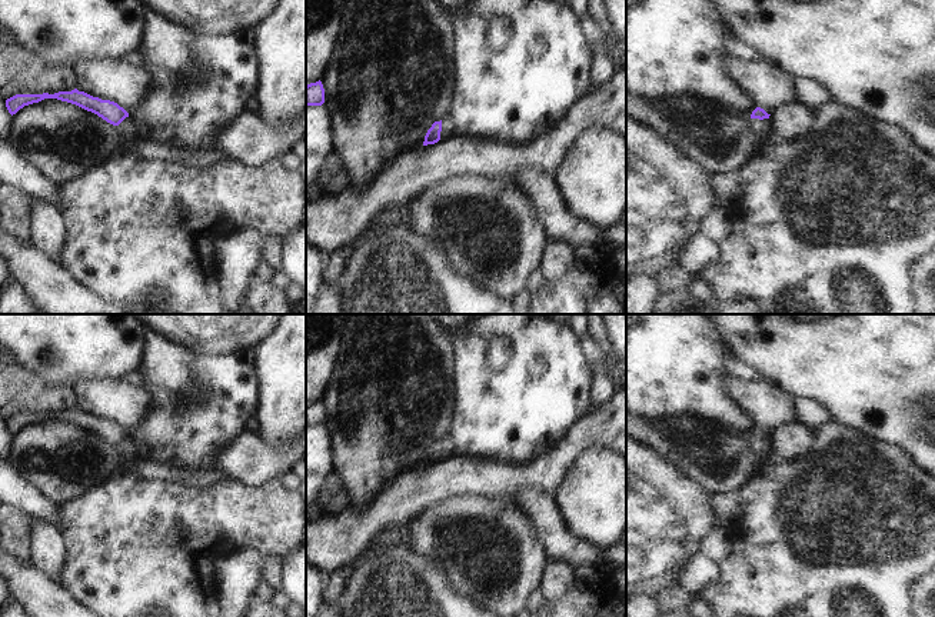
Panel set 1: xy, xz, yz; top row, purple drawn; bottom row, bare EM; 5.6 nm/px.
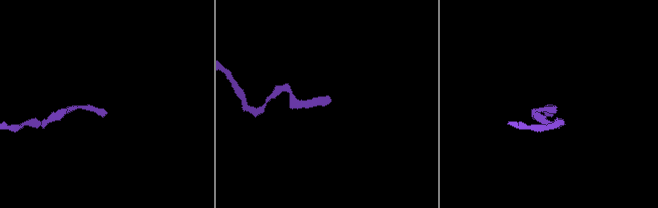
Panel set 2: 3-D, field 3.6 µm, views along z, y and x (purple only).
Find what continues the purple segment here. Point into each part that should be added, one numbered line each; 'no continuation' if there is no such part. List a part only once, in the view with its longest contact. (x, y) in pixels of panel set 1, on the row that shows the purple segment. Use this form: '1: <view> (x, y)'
1: xz (446, 132).

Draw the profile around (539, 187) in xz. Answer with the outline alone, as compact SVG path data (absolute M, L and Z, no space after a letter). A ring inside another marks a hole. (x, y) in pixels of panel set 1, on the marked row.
M522 167L499 180L506 180L513 184L529 199L549 240L562 241L572 247L582 244L596 247L599 244L599 229L578 220L566 210L563 199L555 184L553 173Z

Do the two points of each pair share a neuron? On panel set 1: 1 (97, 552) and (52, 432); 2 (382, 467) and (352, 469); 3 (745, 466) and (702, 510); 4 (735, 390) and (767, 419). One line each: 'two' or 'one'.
1: two
2: one
3: two
4: one

